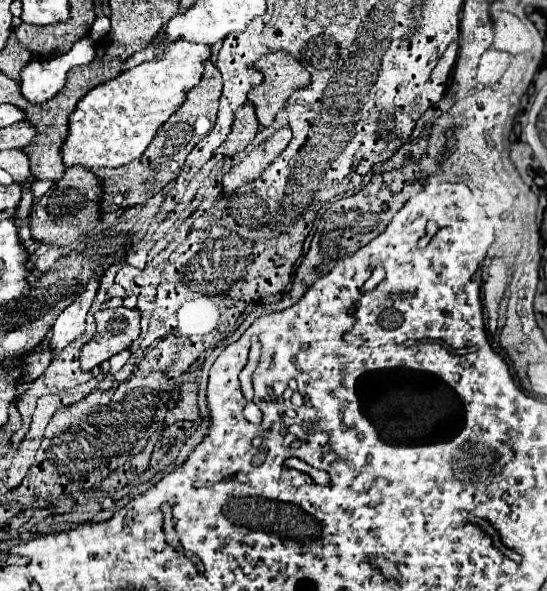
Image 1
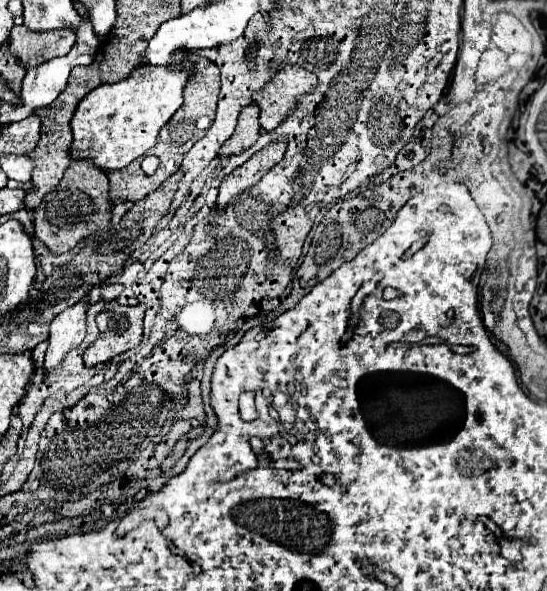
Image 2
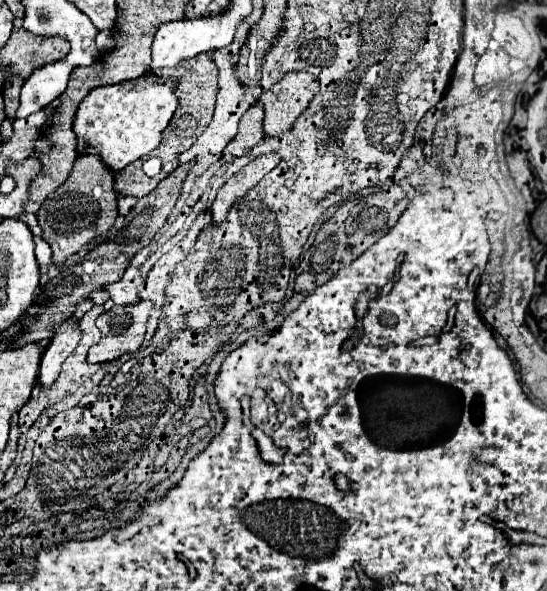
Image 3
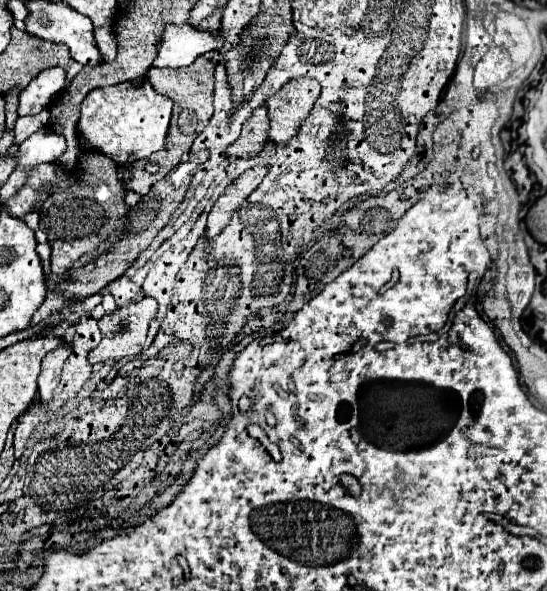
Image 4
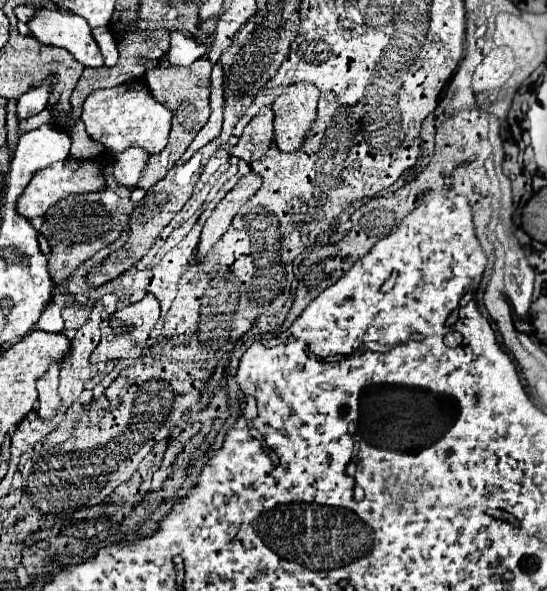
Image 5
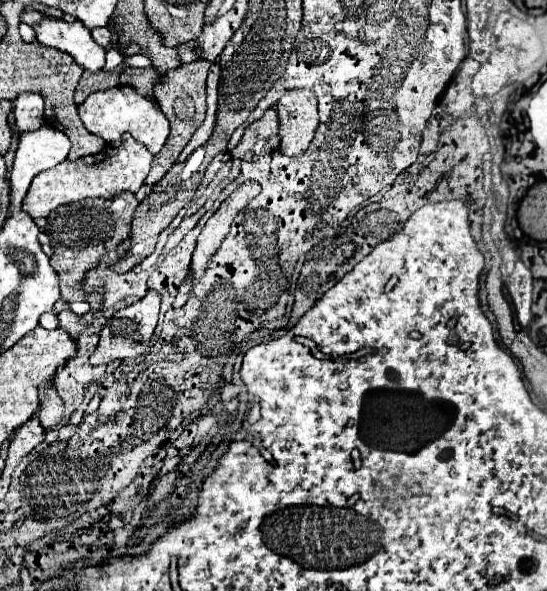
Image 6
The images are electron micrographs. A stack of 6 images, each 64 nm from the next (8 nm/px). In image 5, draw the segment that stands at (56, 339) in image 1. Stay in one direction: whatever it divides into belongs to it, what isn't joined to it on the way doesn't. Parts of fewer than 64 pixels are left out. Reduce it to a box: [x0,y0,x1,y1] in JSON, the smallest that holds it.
[38,362,62,420]

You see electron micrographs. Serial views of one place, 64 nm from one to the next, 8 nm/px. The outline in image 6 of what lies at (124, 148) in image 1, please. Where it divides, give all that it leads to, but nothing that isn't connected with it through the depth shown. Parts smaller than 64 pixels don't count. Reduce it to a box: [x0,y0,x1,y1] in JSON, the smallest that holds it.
[78,86,168,154]

